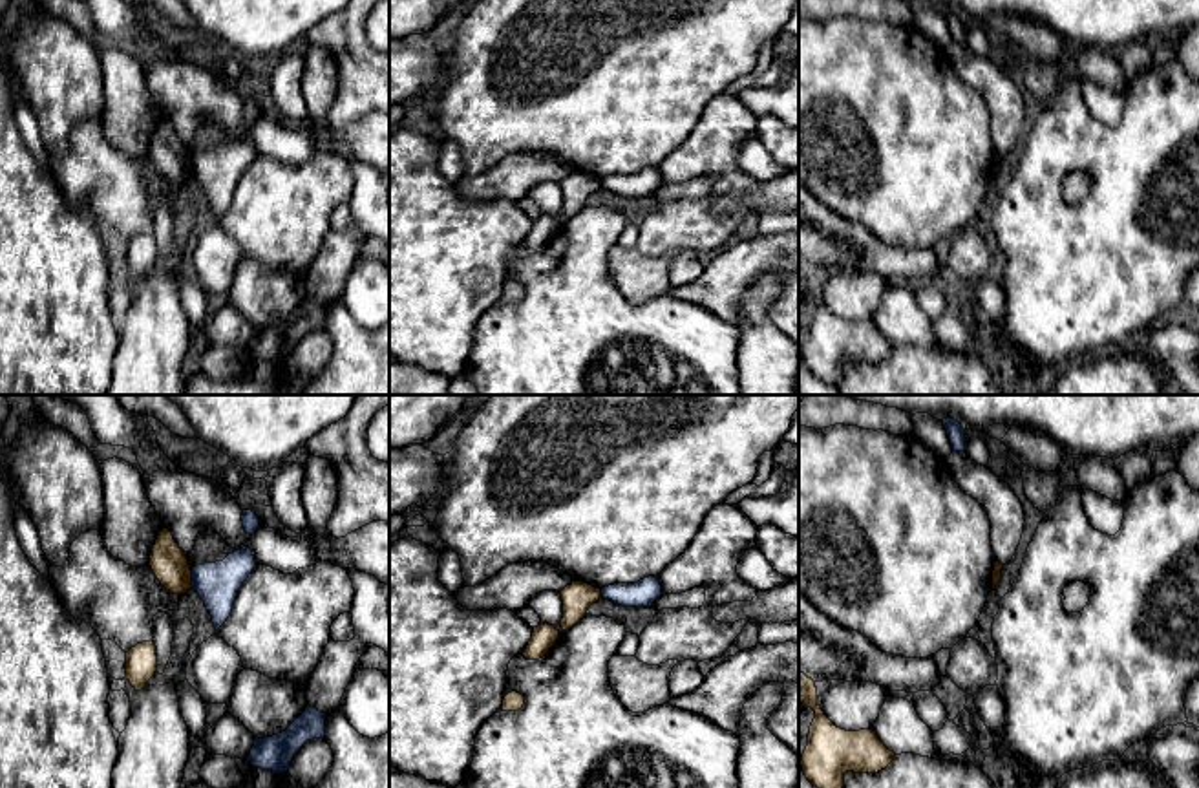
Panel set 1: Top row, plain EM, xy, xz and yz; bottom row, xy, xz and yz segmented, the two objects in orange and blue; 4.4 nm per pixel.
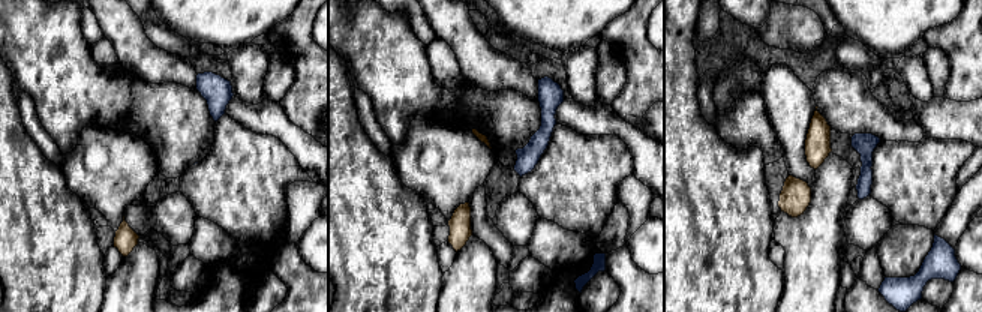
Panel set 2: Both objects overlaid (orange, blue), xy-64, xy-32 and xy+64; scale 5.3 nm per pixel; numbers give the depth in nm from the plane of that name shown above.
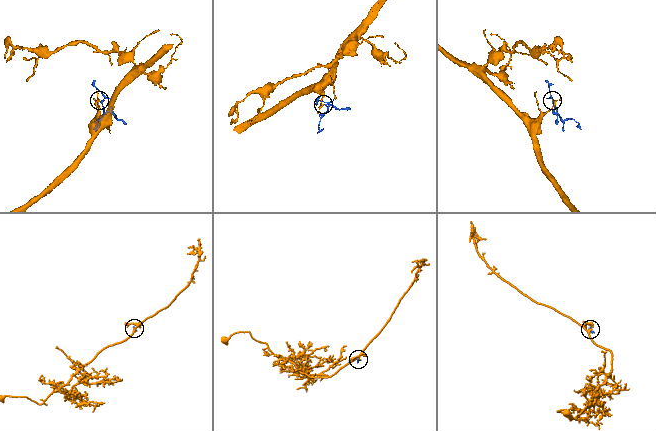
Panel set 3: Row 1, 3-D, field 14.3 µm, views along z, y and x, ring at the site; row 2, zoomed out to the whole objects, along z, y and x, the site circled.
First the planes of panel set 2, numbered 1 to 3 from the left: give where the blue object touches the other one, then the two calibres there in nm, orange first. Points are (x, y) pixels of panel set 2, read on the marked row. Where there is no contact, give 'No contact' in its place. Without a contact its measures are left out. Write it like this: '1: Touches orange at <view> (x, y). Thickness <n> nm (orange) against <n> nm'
1: No contact
2: No contact
3: No contact

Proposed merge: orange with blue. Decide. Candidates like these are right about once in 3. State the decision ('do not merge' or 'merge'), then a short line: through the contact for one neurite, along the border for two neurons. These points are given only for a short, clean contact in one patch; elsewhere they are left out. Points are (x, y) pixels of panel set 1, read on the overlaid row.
do not merge; line xy (190, 571), (192, 587)

